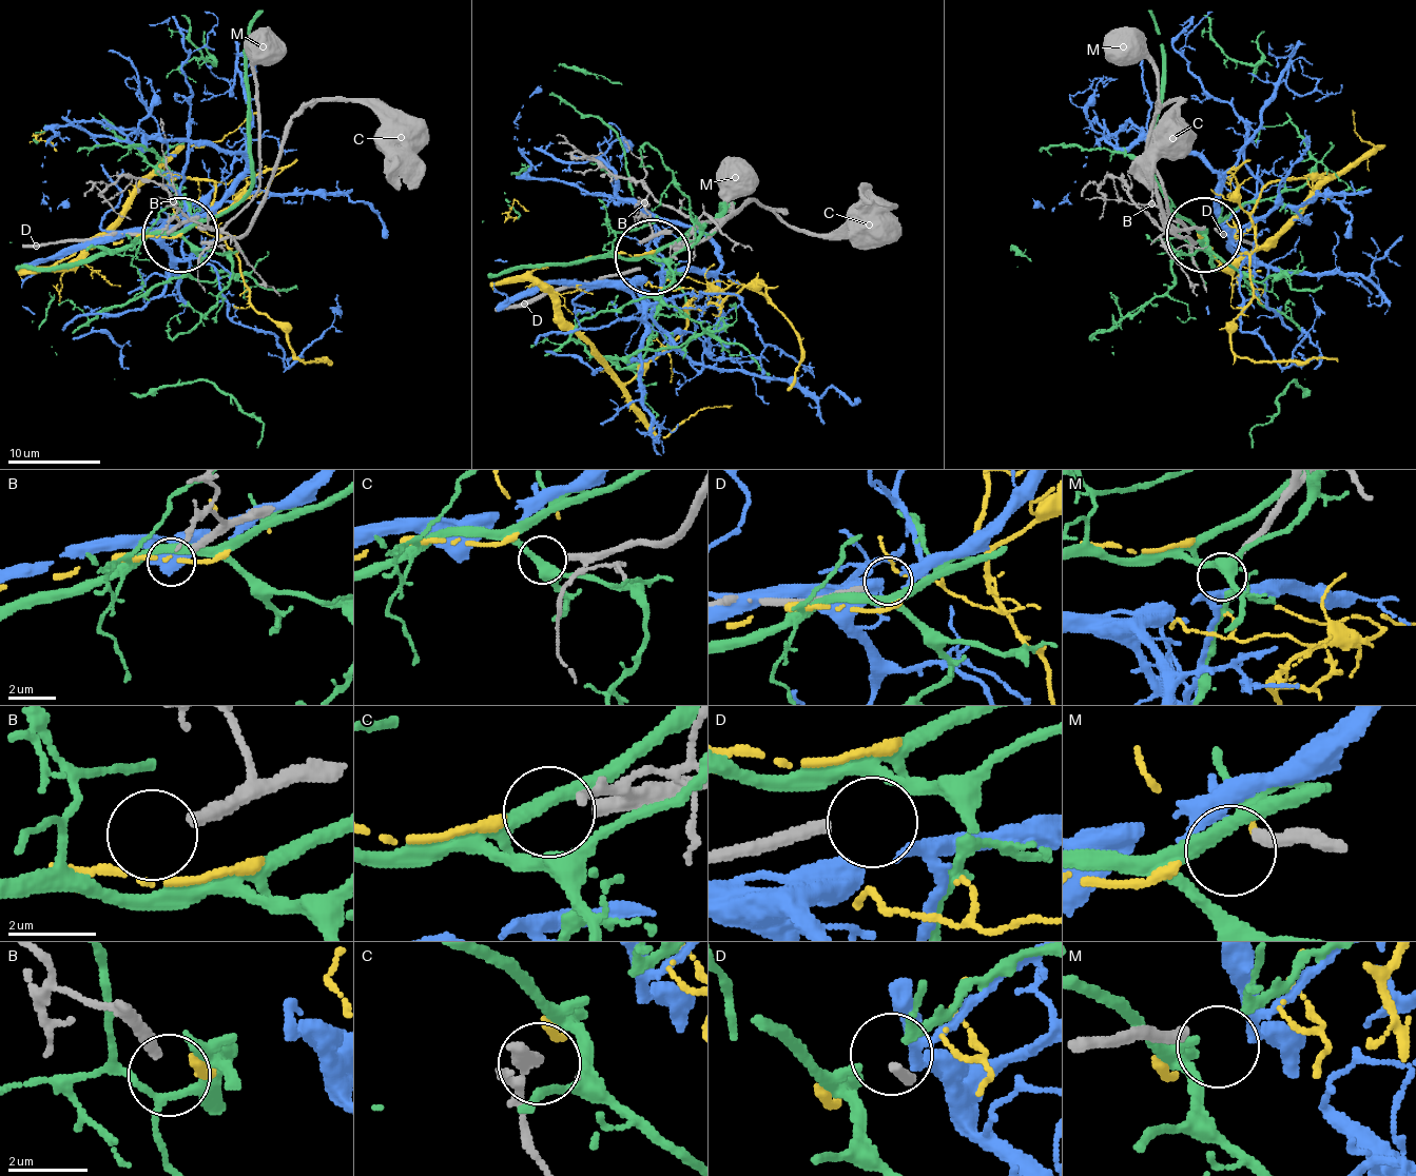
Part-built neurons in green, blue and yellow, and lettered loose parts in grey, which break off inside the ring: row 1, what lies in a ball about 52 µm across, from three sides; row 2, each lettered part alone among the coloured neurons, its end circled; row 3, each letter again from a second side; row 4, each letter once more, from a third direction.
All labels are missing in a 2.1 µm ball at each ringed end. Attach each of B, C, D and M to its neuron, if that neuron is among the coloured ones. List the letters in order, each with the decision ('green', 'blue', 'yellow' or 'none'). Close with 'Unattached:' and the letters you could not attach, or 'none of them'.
B: none
C: none
D: none
M: blue
Unattached: B, C, D

